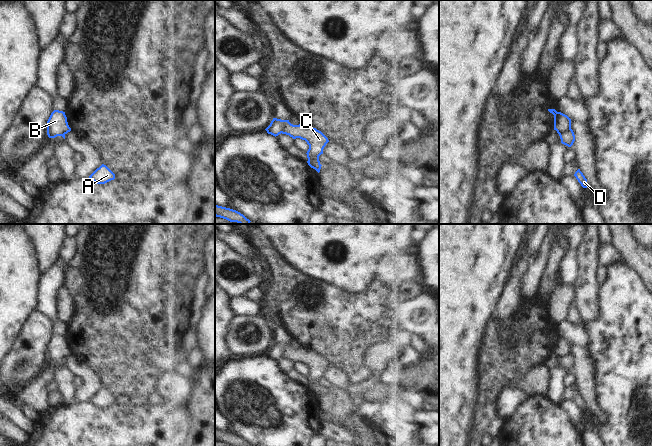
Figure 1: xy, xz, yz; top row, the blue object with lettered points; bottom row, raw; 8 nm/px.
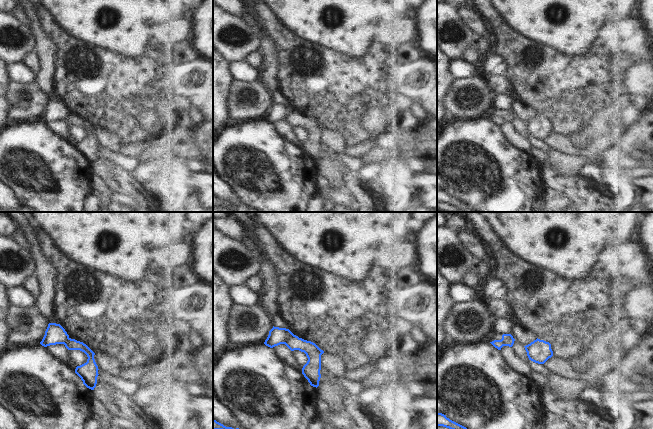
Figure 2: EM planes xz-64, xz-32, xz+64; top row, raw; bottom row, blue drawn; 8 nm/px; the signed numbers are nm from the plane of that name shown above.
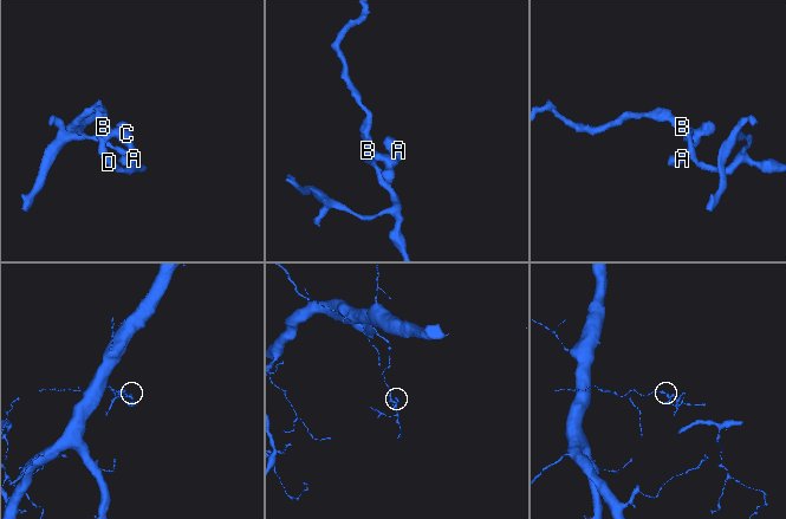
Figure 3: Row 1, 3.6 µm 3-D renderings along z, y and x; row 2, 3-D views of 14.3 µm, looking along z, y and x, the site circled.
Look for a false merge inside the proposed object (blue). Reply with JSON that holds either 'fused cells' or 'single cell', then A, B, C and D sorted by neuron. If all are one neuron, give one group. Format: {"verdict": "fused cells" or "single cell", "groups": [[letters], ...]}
{"verdict": "fused cells", "groups": [["A", "C"], ["B", "D"]]}

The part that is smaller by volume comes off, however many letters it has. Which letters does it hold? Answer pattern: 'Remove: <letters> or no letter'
Remove: A, C

